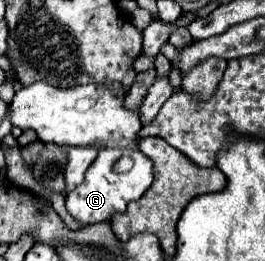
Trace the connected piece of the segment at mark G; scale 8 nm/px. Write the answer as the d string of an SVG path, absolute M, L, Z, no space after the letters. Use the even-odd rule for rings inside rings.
M101 149L97 159L91 163L91 167L85 173L85 181L81 185L75 187L75 191L71 191L67 195L67 211L81 223L101 223L101 221L109 221L113 213L121 213L125 211L129 201L137 201L153 183L153 161L149 157L145 157L139 149L133 155L135 165L125 171L125 173L115 173L113 165L119 161L123 153L119 153L119 149Z

